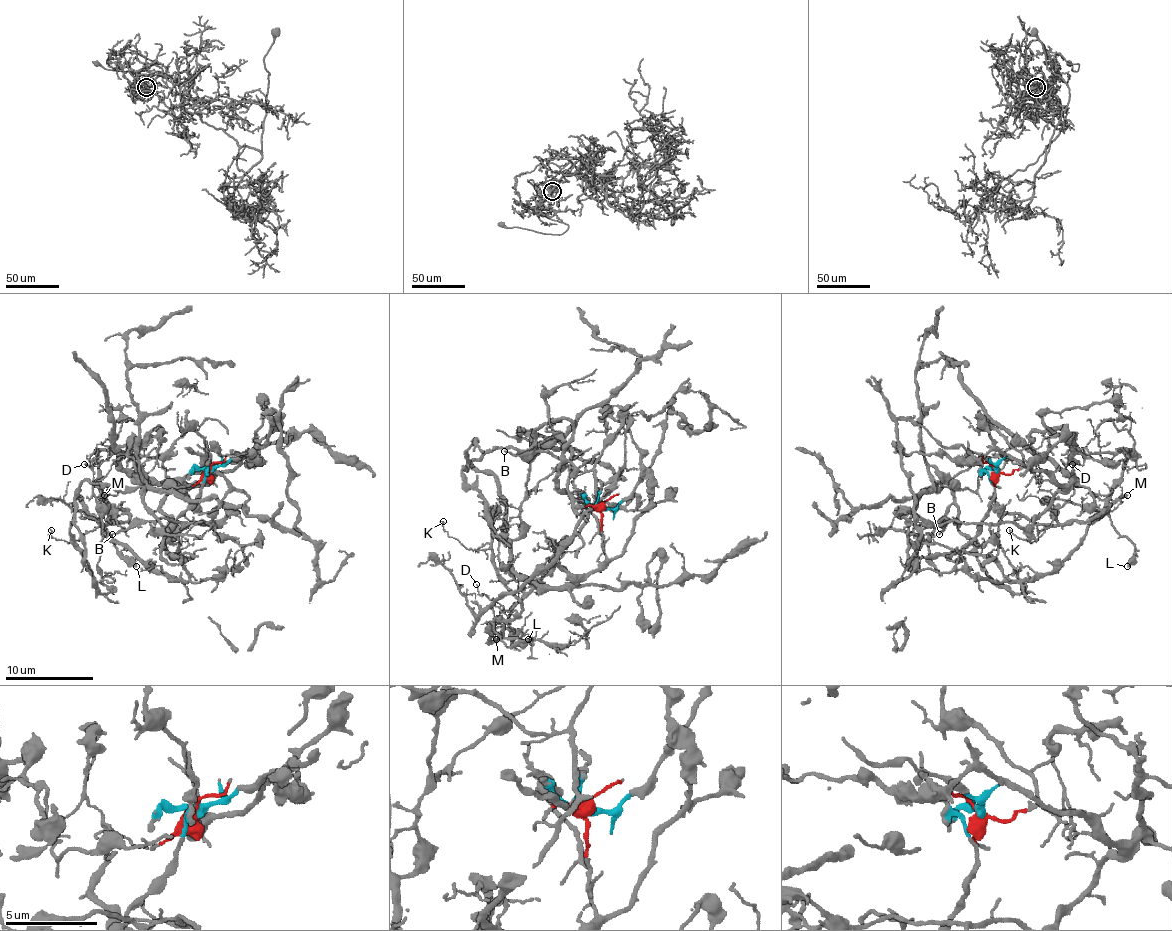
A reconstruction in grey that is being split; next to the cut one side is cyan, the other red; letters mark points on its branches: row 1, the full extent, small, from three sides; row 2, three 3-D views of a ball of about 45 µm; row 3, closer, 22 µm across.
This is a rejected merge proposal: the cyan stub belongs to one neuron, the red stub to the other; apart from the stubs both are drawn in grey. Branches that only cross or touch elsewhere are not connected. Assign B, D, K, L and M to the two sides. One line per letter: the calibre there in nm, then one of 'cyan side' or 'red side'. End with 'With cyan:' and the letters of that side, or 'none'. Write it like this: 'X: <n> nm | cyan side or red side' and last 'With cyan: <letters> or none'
B: 130 nm | red side
D: 90 nm | red side
K: 130 nm | red side
L: 360 nm | red side
M: 130 nm | red side
With cyan: none

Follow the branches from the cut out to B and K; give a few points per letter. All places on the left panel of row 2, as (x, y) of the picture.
B: (209, 468), (214, 474), (165, 499), (161, 510), (179, 527), (205, 523), (137, 521), (112, 534)
K: (209, 468), (154, 481), (101, 450), (101, 494), (130, 516), (68, 543), (50, 529)

